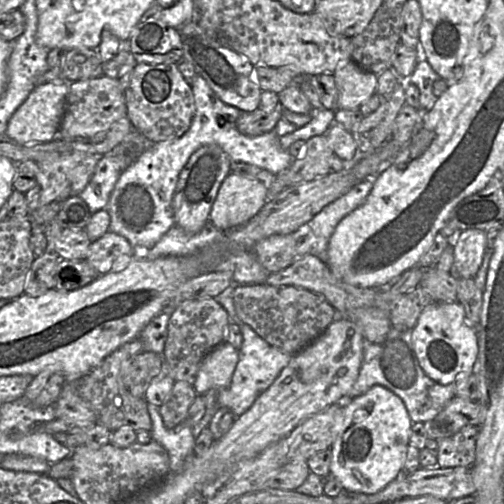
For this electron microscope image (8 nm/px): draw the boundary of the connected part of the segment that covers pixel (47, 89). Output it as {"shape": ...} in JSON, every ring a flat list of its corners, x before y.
{"shape":[[61,79,36,86,10,118,5,136,19,145,37,145,55,139,59,133,70,83]]}

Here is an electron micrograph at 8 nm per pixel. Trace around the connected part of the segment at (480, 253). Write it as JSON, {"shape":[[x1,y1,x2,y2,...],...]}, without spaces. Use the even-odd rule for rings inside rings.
{"shape":[[479,229,457,230,448,238,449,244,453,246,454,261,449,273,457,278,474,278,477,274,486,251,487,233]]}

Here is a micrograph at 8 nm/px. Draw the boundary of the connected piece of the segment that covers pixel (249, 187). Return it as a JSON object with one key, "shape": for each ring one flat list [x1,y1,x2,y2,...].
{"shape":[[230,173,218,190,209,222,220,231,230,231,249,221,266,201,267,187,260,181]]}

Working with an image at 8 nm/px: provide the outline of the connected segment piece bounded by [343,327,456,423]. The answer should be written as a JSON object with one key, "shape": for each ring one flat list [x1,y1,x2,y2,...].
{"shape":[[391,327,383,342,365,342,359,375,343,401,364,394,374,385,382,385,403,400,413,423,431,421,439,414,456,396,456,385,455,383,443,385,426,375,416,357,411,331]]}

